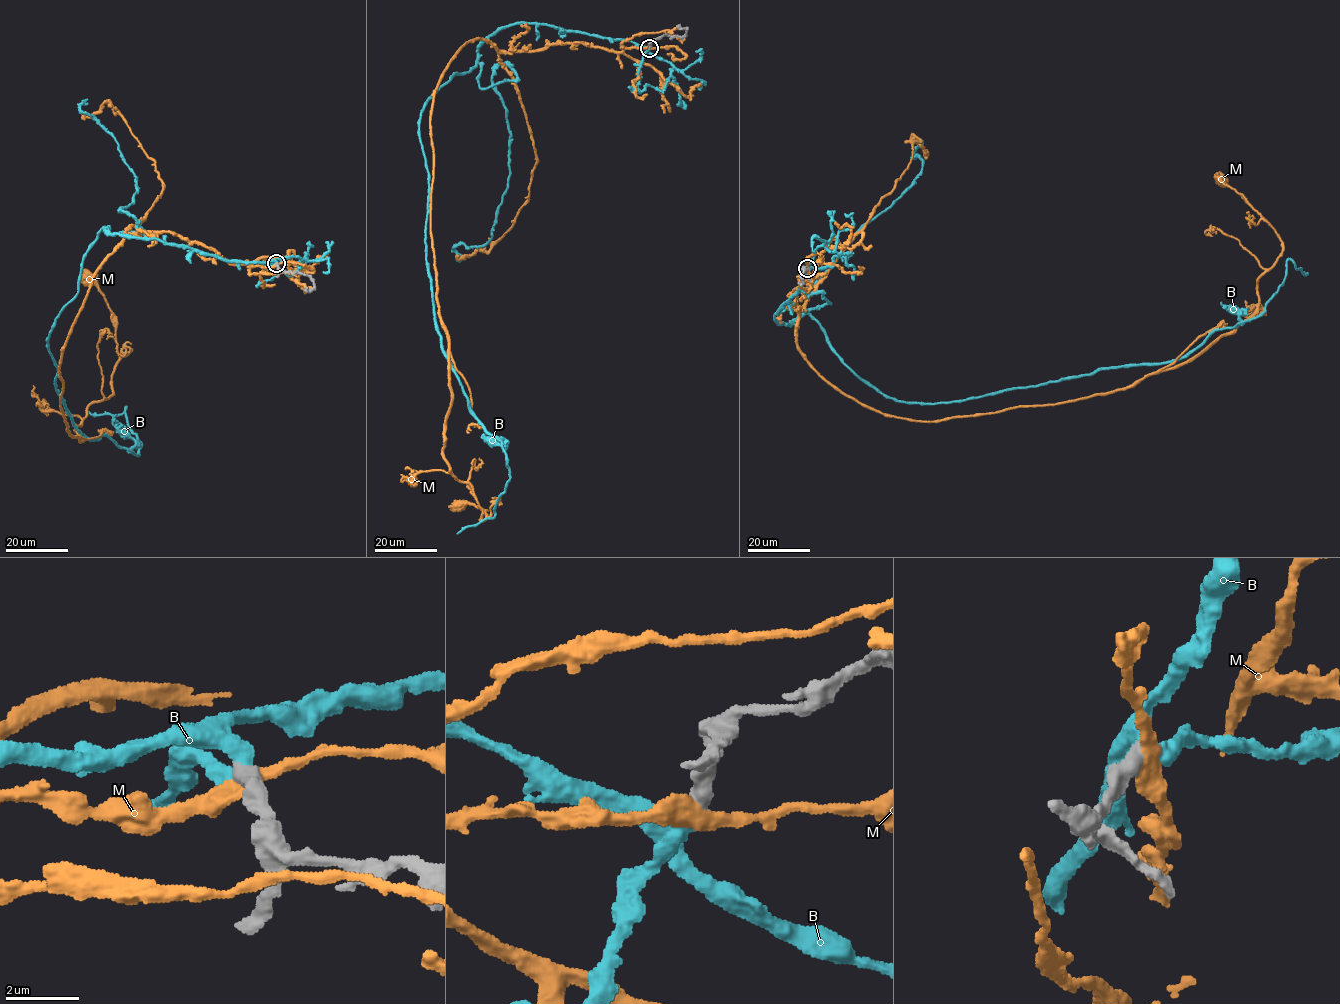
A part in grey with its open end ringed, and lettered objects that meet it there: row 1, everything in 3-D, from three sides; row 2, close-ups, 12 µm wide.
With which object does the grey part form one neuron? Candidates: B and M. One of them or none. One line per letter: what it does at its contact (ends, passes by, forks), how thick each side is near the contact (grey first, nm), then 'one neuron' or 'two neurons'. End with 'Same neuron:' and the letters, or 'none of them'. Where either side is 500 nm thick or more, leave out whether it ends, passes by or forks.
B: 500 nm thick on the grey side, 360 nm on the other; one neuron
M: 550 nm thick on the grey side, 400 nm on the other; two neurons
Same neuron: B

